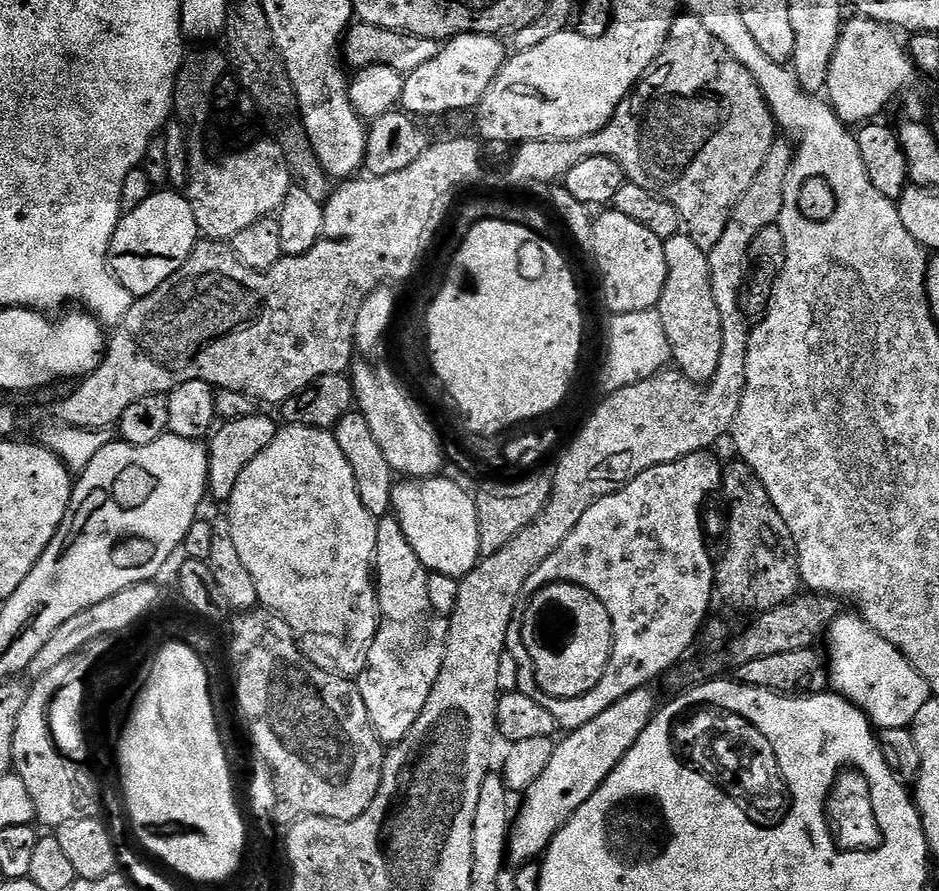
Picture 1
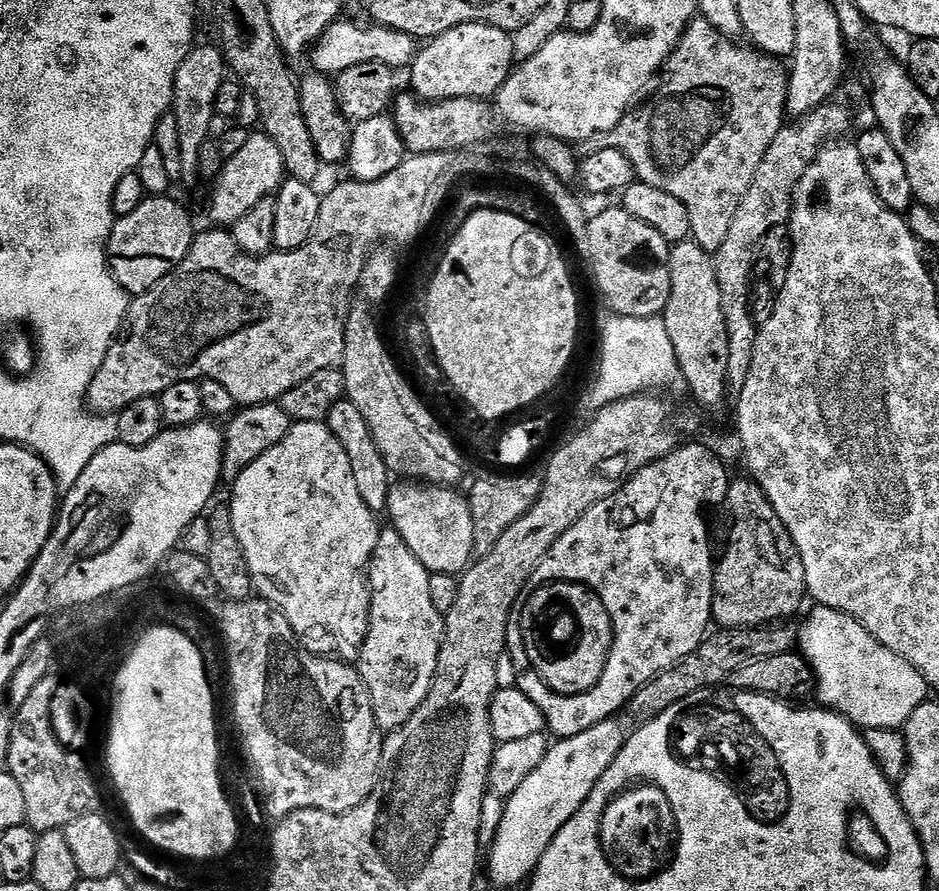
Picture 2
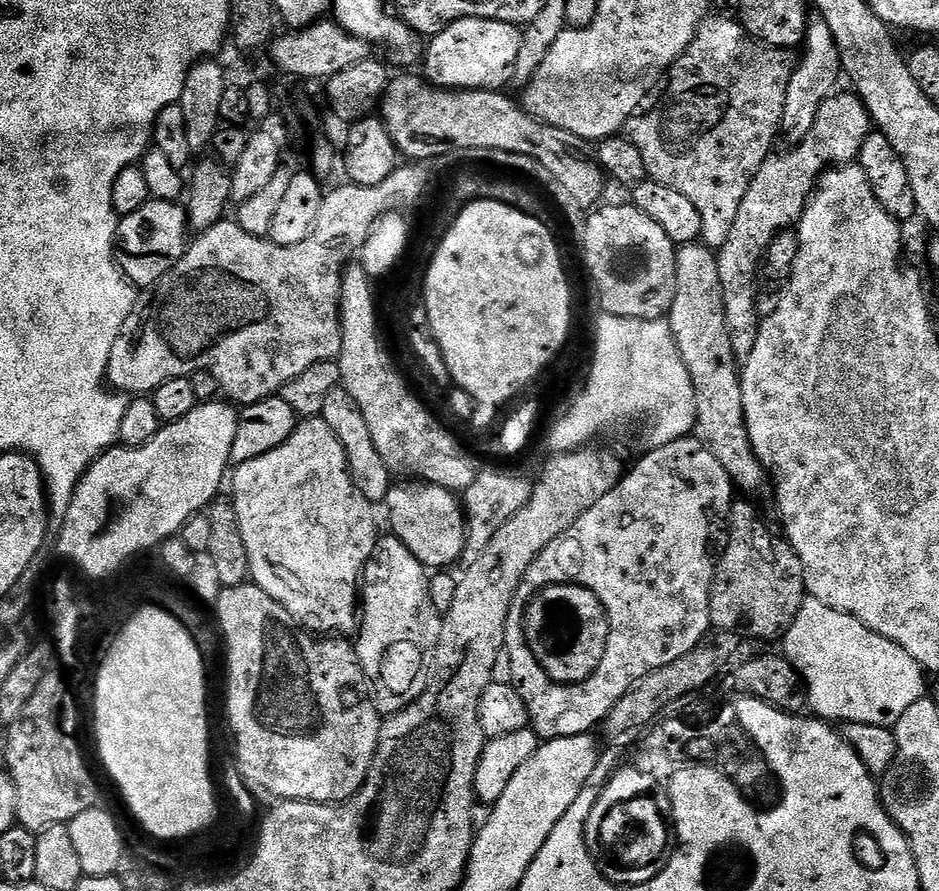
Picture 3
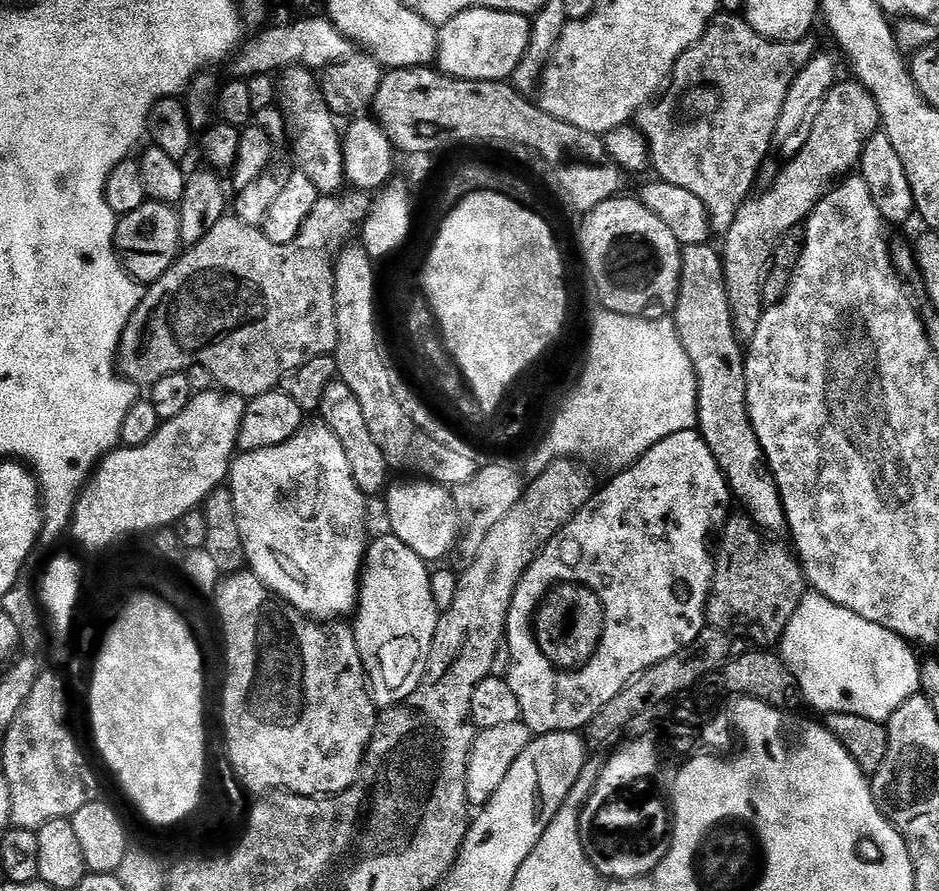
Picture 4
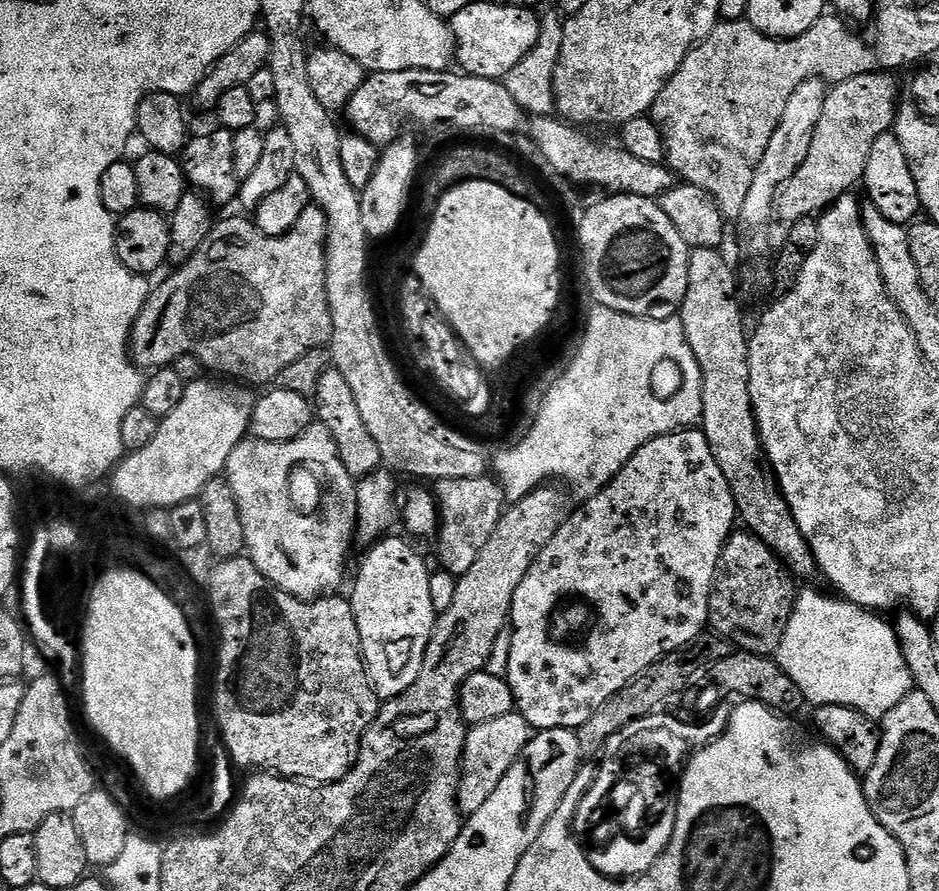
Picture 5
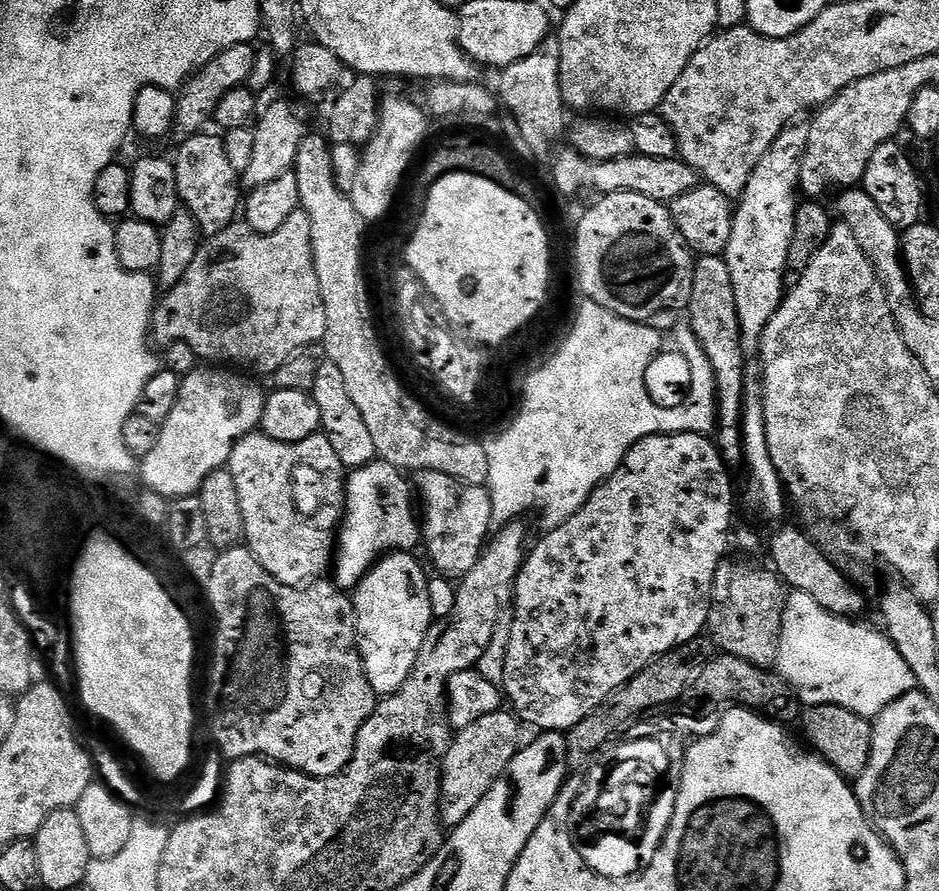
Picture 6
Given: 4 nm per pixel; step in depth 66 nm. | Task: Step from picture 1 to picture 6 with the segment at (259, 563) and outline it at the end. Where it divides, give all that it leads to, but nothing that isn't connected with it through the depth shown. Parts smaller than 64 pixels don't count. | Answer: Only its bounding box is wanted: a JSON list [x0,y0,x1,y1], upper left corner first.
[226,430,346,586]

